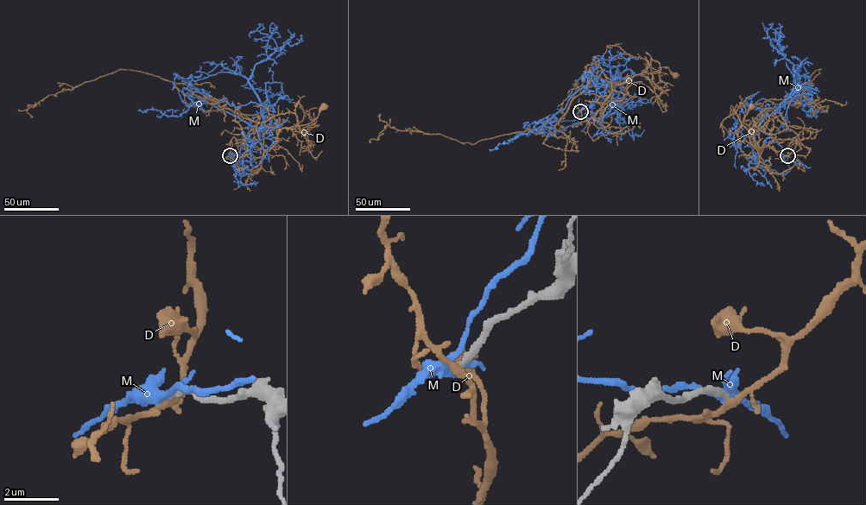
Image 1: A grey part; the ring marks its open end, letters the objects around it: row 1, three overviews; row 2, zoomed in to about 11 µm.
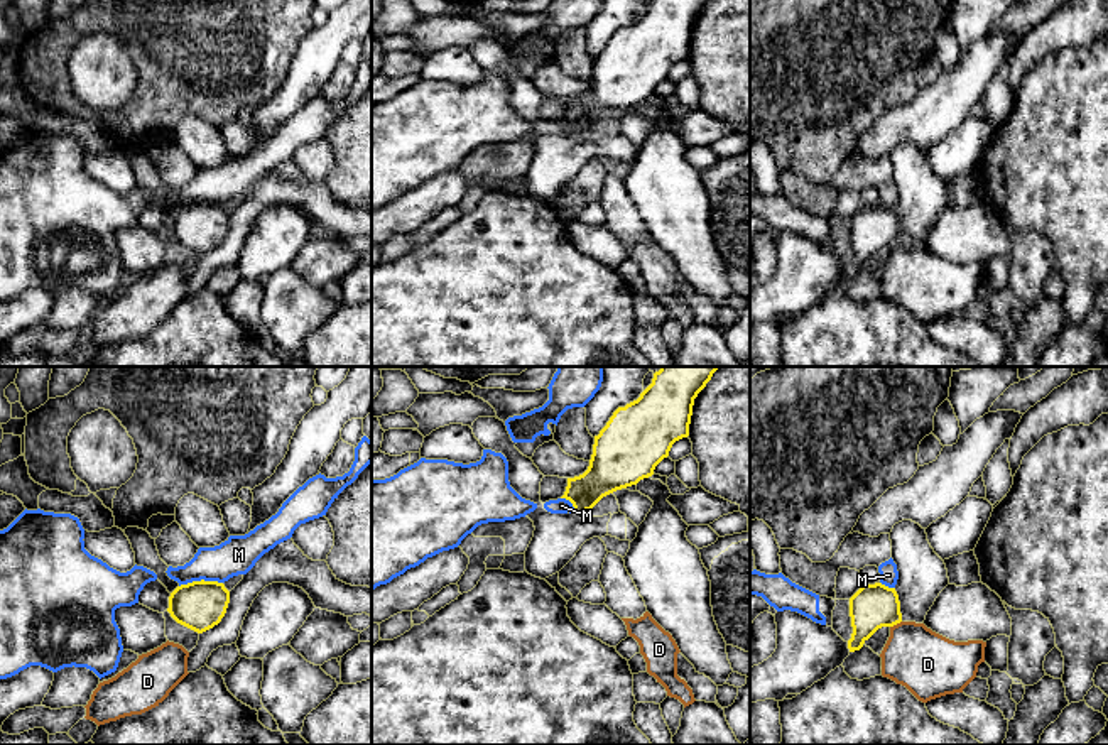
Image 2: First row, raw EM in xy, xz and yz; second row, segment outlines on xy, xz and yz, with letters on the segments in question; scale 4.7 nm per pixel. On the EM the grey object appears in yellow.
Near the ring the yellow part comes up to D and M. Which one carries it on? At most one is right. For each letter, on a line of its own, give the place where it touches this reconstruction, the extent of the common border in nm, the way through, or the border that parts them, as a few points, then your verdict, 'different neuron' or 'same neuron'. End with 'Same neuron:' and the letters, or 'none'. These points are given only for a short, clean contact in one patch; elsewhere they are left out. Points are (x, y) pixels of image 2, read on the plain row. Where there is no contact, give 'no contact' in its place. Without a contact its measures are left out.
D: yz (896, 245) | 70 nm | along yz (901, 242), (890, 249) | different neuron
M: xy (201, 201) | 200 nm | along xy (222, 203), (193, 201), (179, 208) | different neuron
Same neuron: none

